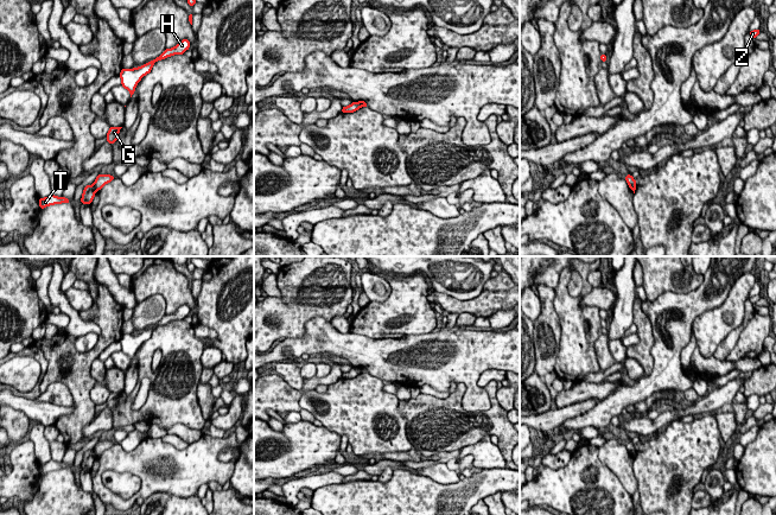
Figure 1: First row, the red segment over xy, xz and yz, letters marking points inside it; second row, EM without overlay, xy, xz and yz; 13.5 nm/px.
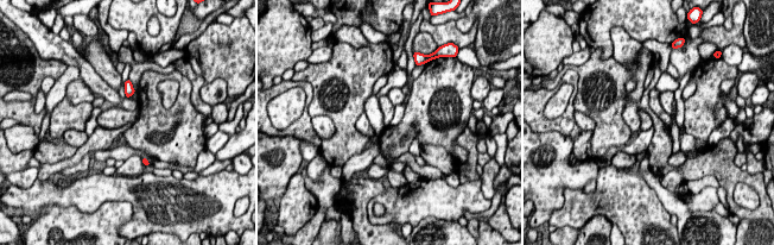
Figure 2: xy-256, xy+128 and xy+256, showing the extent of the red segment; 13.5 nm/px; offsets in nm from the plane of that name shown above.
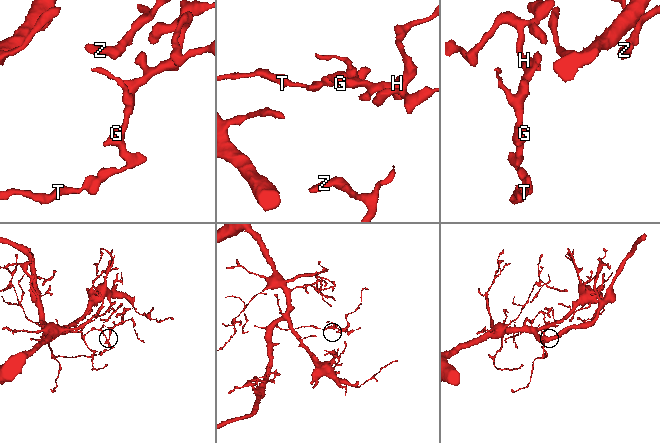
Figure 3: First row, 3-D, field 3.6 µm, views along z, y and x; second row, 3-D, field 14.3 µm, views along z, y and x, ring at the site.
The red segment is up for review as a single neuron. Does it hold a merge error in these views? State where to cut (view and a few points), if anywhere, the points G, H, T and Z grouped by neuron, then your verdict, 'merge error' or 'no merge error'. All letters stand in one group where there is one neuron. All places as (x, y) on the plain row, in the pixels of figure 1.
cut in xy along (93, 450), (96, 456); G H / T Z; merge error

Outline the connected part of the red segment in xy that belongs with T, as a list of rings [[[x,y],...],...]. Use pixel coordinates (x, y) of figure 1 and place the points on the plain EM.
[[[52,459],[50,462],[45,463],[45,464],[39,465],[40,475],[44,475],[44,473],[46,473],[49,471],[53,471],[53,470],[61,470],[61,469],[70,469],[70,466],[68,464],[63,463],[63,462],[57,463]]]

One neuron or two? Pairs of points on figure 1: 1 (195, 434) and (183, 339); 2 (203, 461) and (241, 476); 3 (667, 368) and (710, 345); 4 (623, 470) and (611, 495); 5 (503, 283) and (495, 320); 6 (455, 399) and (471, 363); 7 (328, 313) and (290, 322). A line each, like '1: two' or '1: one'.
1: two
2: two
3: two
4: two
5: two
6: two
7: one

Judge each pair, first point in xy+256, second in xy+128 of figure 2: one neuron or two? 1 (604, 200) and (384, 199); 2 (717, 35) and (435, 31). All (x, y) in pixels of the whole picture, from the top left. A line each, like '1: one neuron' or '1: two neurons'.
1: two neurons
2: one neuron

